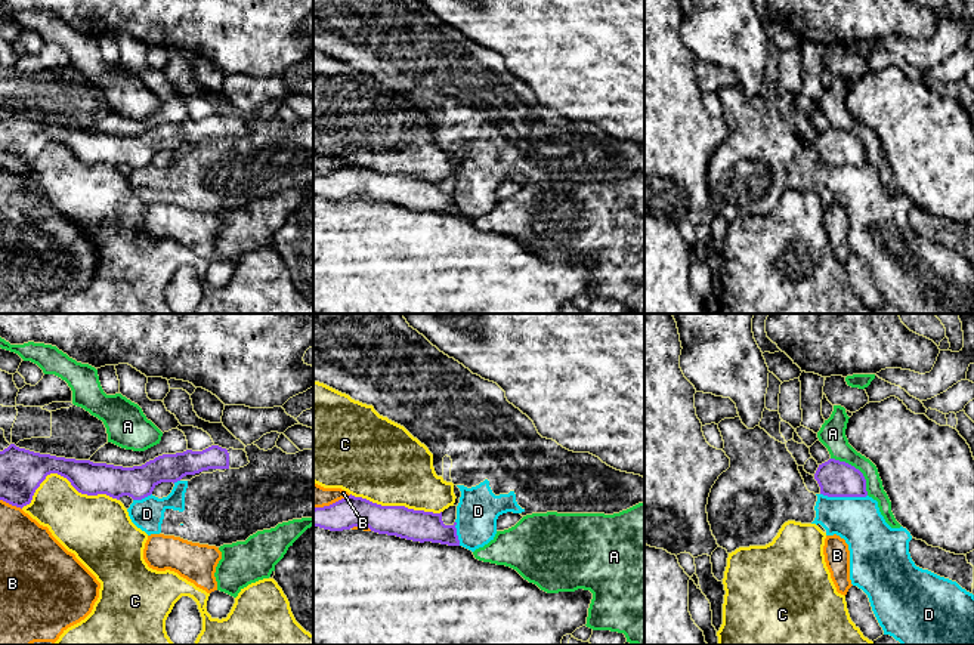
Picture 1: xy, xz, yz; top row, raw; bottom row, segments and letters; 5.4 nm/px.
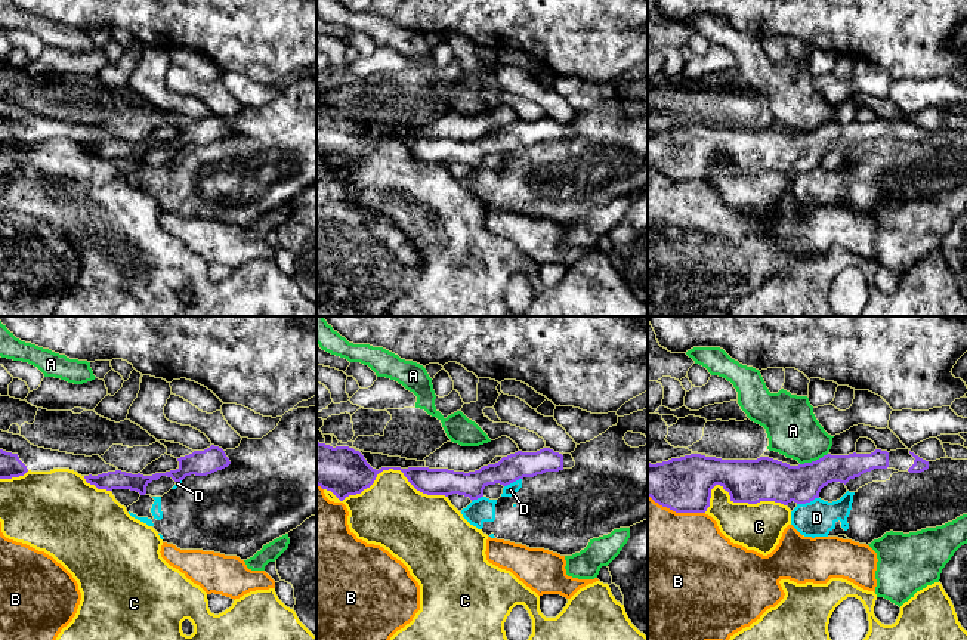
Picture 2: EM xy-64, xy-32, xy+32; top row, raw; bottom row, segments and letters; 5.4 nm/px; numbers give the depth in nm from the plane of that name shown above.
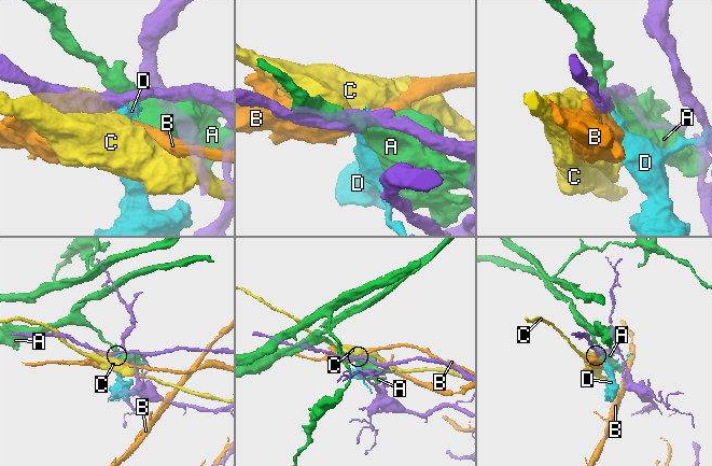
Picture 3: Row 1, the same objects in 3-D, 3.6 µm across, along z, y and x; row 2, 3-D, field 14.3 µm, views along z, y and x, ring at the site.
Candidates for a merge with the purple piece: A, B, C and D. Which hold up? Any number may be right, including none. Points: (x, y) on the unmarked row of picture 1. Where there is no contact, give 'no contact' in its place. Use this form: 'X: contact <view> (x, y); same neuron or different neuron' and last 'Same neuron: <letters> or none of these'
A: contact yz (857, 138); different neuron
B: contact xy (11, 172); different neuron
C: contact xy (65, 145); different neuron
D: contact yz (844, 164); different neuron
Same neuron: none of these

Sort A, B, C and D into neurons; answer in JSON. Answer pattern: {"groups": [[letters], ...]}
{"groups": [["A"], ["B"], ["C"], ["D"]]}

